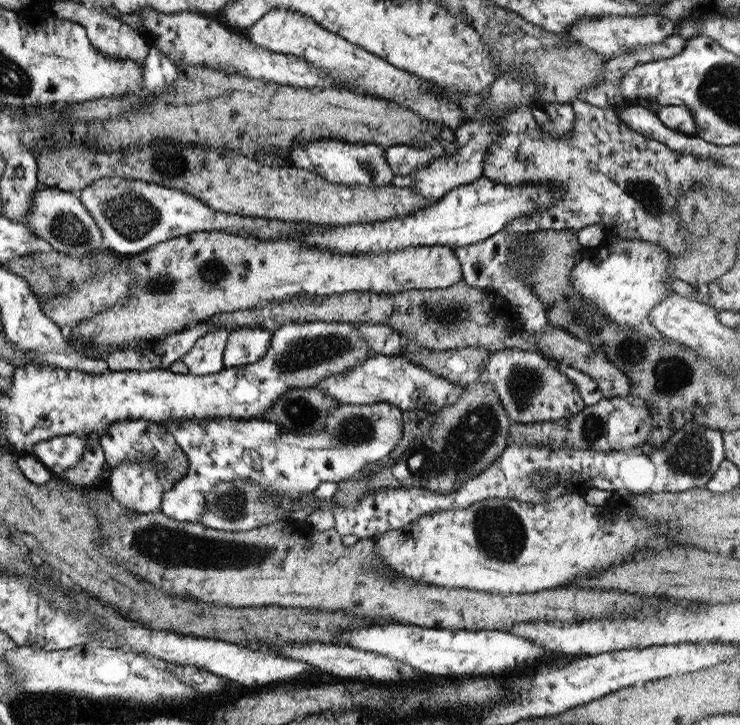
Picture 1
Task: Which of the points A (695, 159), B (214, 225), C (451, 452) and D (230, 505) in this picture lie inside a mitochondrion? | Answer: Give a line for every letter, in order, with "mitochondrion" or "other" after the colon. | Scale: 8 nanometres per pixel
A: other
B: other
C: mitochondrion
D: mitochondrion

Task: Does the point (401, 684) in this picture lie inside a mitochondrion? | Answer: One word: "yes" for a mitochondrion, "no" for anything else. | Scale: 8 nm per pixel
no

